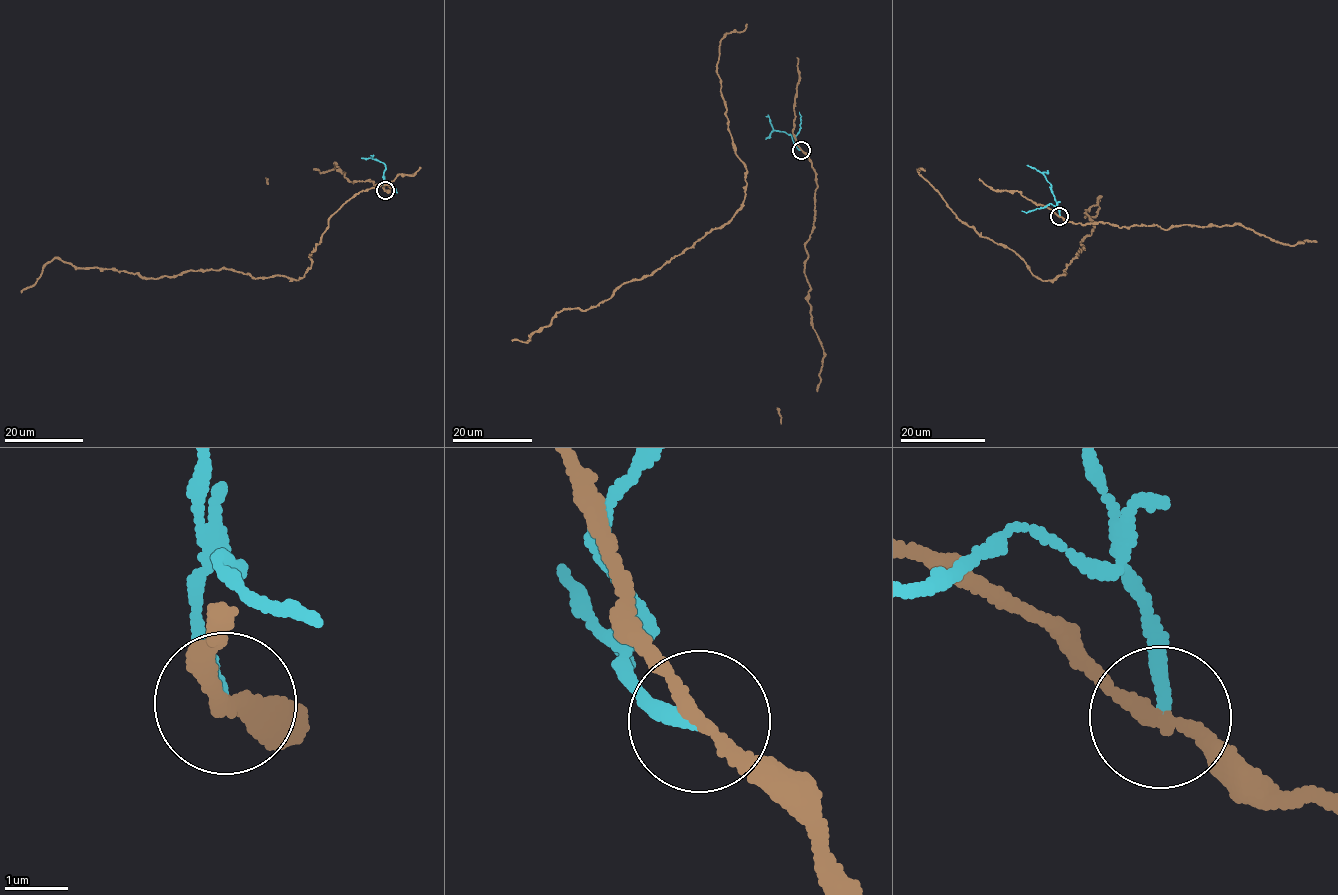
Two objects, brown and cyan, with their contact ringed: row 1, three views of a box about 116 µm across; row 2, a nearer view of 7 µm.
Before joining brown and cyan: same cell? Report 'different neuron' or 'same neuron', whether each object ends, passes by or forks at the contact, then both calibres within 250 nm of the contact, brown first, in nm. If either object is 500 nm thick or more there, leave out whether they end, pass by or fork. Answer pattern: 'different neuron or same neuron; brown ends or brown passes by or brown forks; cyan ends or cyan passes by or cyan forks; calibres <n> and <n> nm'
different neuron; brown passes by; cyan ends; calibres 200 and 220 nm

